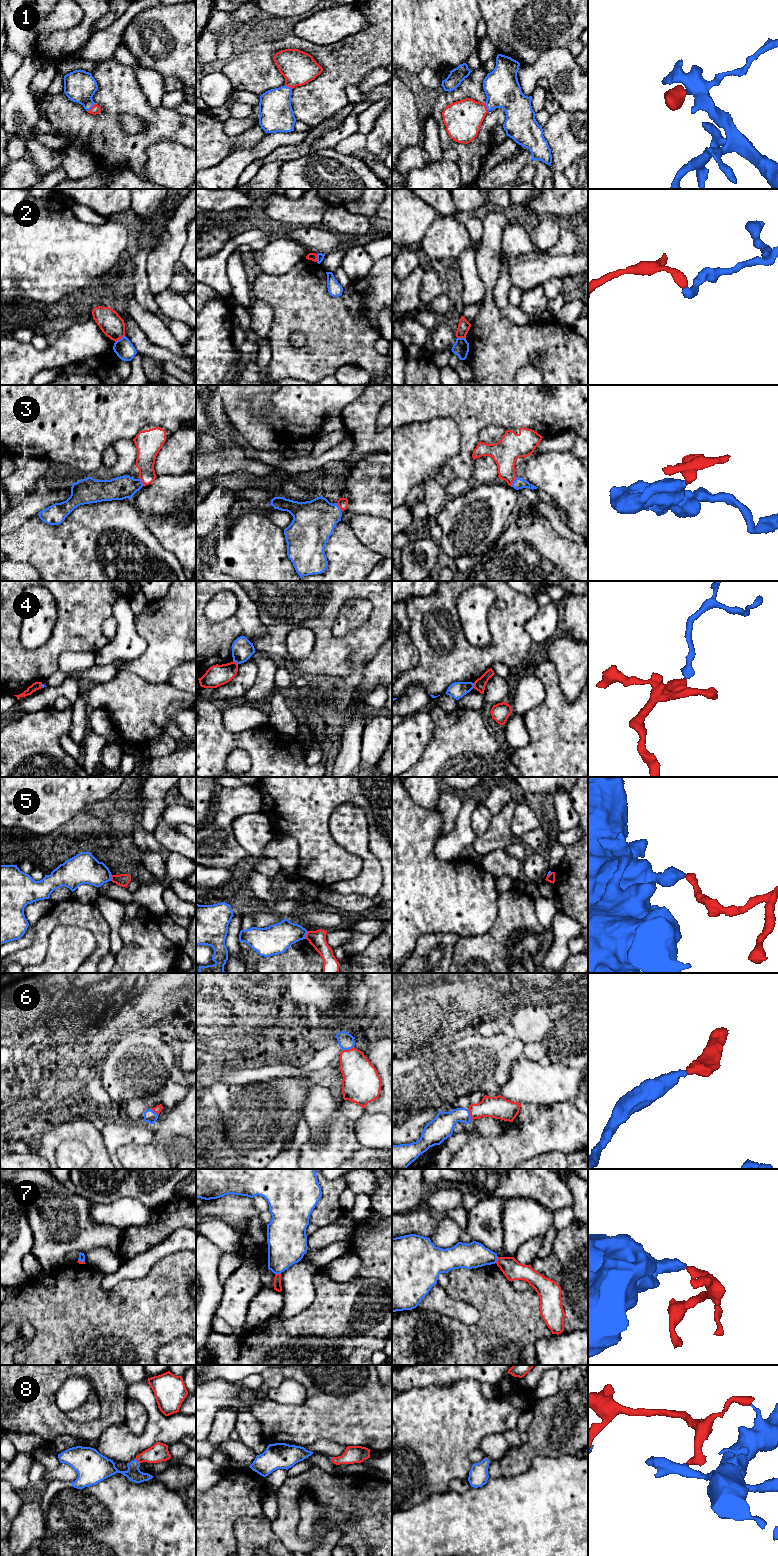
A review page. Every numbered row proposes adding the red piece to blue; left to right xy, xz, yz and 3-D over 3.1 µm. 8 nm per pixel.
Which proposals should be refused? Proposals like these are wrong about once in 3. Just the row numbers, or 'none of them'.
2, 4, 5, 7

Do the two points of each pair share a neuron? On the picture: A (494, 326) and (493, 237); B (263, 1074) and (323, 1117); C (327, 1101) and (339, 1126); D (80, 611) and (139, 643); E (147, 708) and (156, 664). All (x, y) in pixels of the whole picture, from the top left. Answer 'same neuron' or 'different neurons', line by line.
A: same neuron
B: different neurons
C: different neurons
D: different neurons
E: different neurons

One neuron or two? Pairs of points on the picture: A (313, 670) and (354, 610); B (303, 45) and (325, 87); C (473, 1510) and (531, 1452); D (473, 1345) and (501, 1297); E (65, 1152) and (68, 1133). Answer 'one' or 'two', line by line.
A: two
B: one
C: two
D: one
E: two

